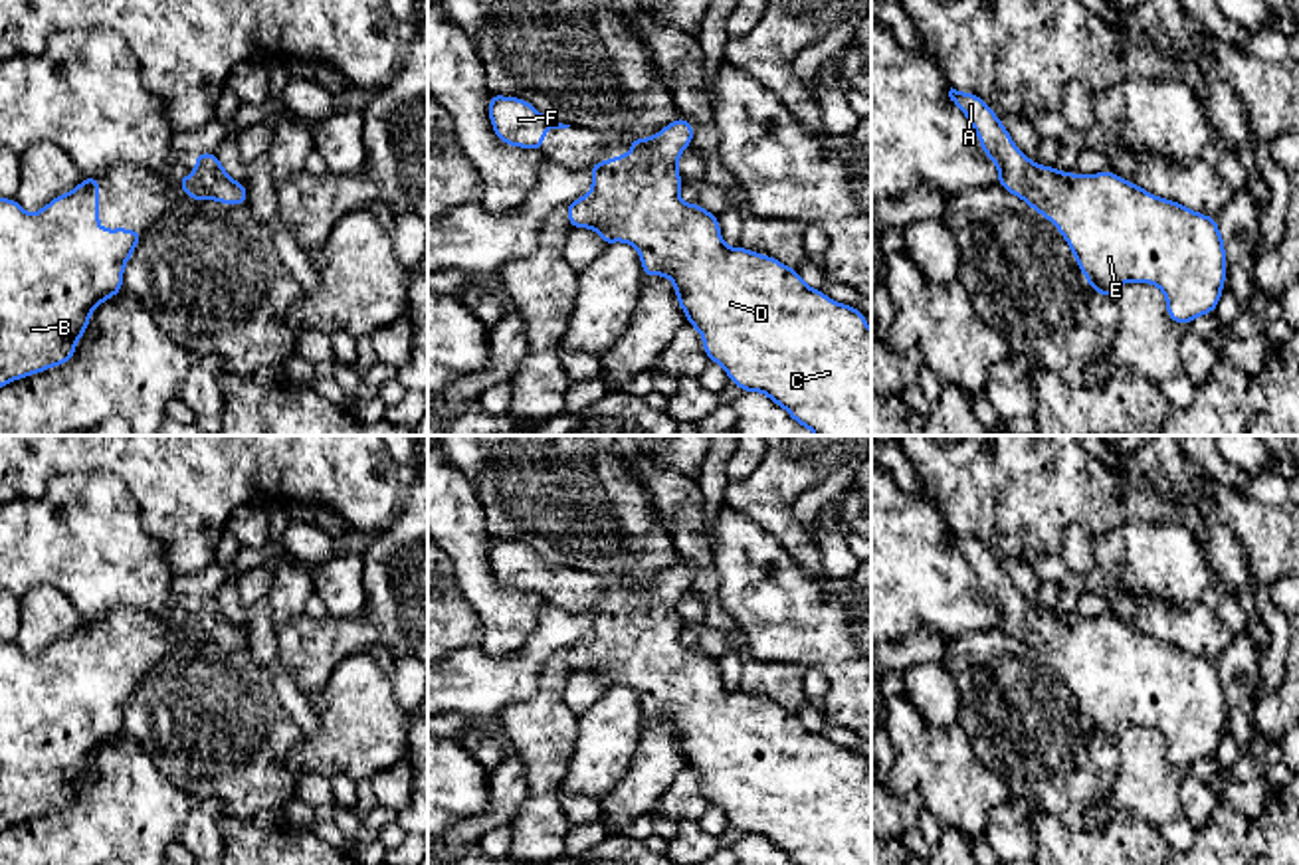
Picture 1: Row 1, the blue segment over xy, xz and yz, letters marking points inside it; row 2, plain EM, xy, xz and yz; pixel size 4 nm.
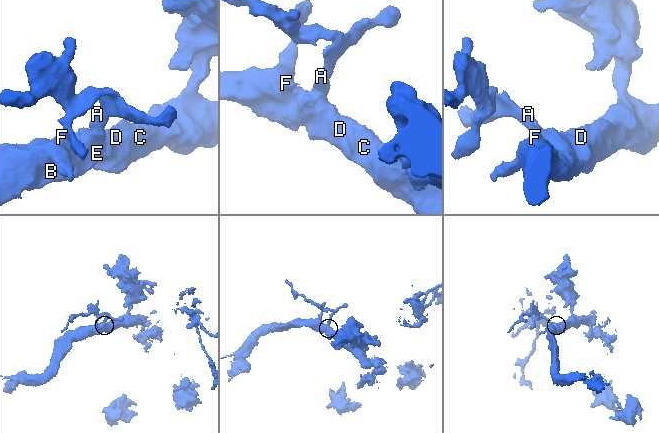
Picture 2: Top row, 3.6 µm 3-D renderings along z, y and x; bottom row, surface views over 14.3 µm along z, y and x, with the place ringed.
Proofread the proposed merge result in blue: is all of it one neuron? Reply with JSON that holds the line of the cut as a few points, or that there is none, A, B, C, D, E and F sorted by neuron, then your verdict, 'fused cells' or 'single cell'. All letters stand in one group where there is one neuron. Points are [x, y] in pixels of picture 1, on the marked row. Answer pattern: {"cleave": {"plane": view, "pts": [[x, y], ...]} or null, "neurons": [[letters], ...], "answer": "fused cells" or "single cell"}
{"cleave": null, "neurons": [["A", "B", "C", "D", "E", "F"]], "answer": "single cell"}

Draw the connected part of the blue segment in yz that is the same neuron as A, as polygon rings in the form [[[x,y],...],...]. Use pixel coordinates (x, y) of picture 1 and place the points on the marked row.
[[[950,87],[949,97],[970,121],[984,154],[998,166],[996,184],[1020,196],[1057,228],[1093,291],[1113,299],[1125,281],[1152,283],[1166,297],[1168,319],[1184,327],[1216,311],[1228,273],[1216,218],[1158,198],[1113,170],[1069,174],[1036,164],[1014,144],[1004,123],[976,93]]]

